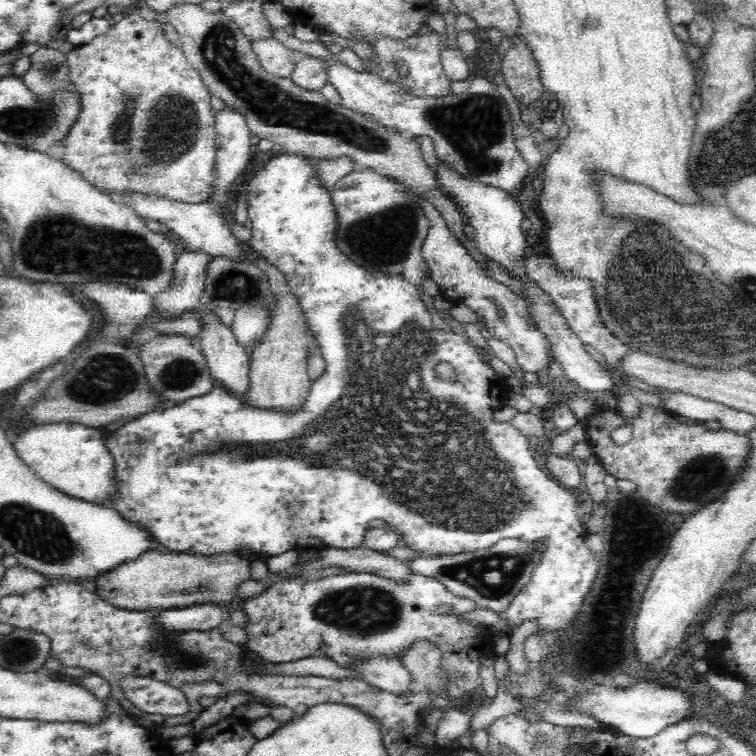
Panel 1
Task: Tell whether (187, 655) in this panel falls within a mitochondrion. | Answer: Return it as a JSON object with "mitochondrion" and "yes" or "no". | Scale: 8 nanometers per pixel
{"mitochondrion":"yes"}

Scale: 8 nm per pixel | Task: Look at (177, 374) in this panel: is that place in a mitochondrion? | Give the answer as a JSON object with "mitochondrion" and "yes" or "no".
{"mitochondrion":"yes"}

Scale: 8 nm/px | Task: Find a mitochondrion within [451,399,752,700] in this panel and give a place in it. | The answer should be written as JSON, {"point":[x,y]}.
{"point":[700,477]}

